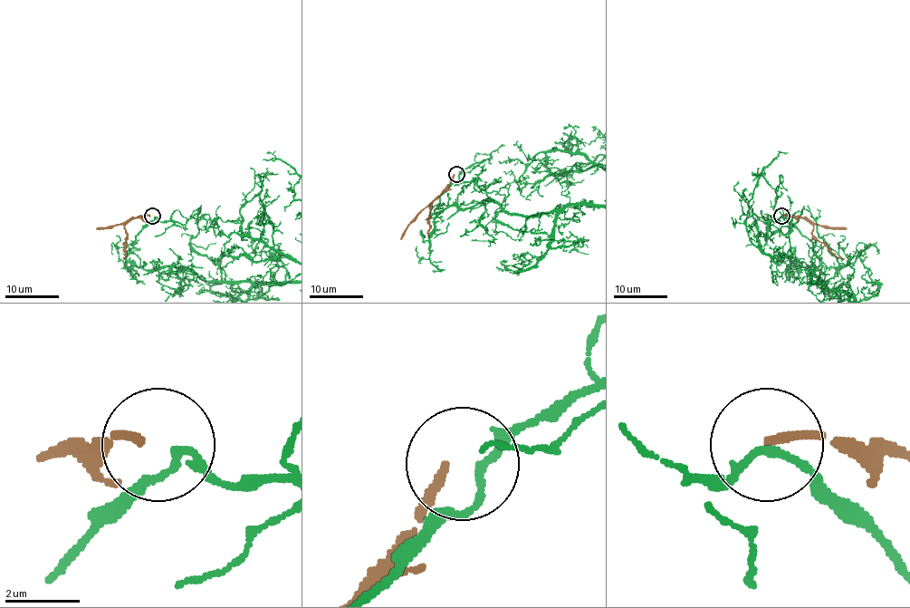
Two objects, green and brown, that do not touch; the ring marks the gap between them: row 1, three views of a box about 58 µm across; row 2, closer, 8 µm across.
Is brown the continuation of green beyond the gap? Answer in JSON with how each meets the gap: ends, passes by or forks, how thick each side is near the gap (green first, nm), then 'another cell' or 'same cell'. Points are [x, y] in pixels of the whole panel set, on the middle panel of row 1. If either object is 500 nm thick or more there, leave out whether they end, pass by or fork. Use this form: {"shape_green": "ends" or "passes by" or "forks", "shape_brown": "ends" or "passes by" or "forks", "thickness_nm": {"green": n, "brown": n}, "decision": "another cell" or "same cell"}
{"shape_green": "passes by", "shape_brown": "ends", "thickness_nm": {"green": 200, "brown": 240}, "decision": "another cell"}

